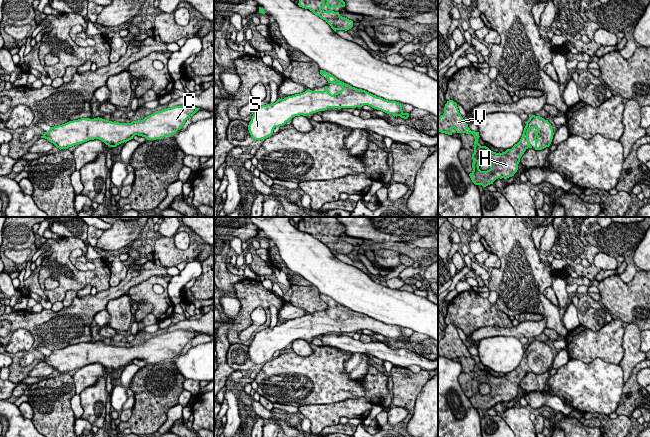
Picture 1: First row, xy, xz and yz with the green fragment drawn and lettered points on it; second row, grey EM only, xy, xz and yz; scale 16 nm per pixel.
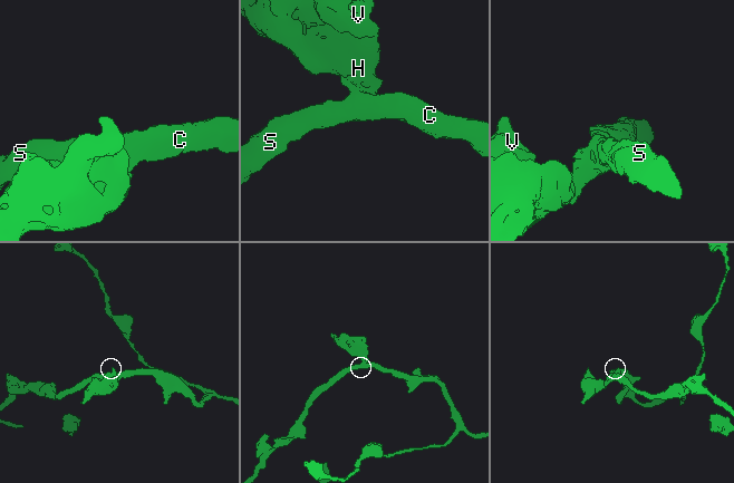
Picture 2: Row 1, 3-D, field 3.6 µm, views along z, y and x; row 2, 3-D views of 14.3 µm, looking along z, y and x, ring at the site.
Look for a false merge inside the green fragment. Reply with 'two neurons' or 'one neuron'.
one neuron

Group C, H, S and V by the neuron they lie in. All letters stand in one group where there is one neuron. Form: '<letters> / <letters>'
C H S V

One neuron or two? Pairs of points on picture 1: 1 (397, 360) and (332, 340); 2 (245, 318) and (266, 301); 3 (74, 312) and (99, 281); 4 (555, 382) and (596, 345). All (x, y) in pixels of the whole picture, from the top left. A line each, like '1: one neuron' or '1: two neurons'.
1: one neuron
2: one neuron
3: two neurons
4: two neurons

